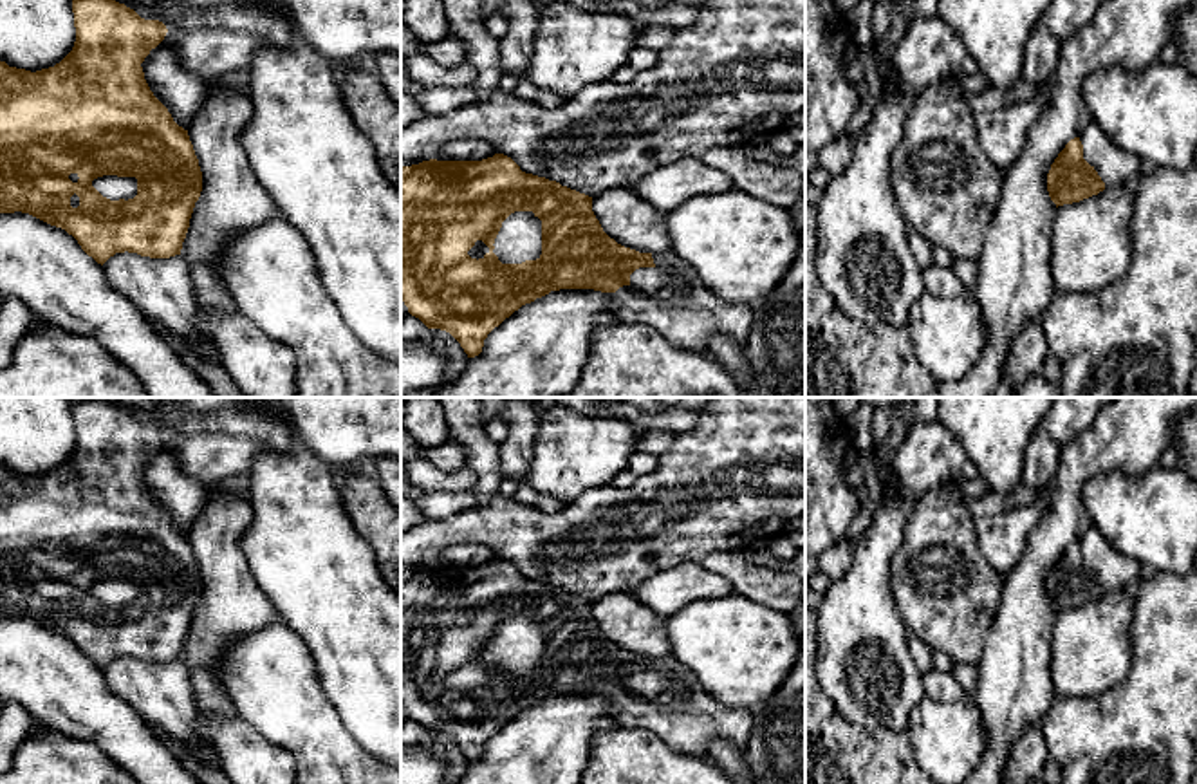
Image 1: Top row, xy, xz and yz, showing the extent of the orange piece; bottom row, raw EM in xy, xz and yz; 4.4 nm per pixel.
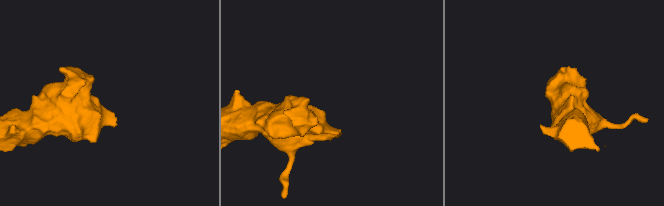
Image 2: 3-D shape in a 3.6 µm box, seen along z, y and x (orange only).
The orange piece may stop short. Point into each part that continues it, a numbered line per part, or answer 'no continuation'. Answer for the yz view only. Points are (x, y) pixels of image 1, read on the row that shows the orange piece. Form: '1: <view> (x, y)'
1: yz (1114, 167)

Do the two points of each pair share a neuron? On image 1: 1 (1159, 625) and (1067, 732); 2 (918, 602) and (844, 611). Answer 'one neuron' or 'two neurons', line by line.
1: one neuron
2: two neurons

